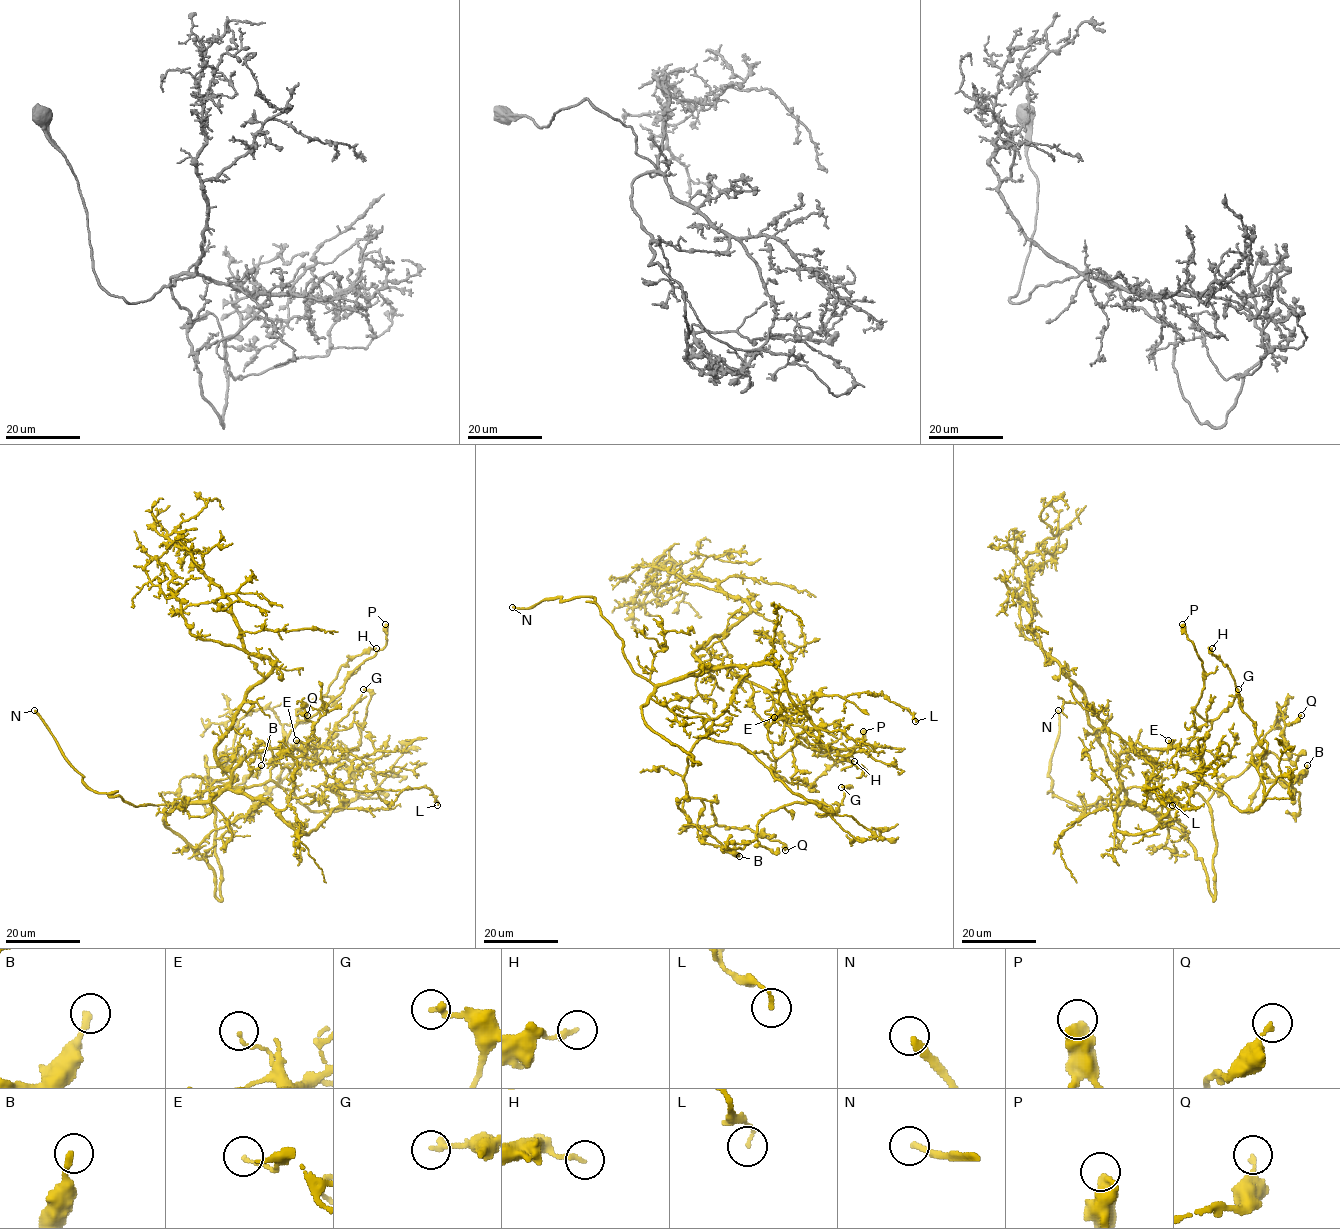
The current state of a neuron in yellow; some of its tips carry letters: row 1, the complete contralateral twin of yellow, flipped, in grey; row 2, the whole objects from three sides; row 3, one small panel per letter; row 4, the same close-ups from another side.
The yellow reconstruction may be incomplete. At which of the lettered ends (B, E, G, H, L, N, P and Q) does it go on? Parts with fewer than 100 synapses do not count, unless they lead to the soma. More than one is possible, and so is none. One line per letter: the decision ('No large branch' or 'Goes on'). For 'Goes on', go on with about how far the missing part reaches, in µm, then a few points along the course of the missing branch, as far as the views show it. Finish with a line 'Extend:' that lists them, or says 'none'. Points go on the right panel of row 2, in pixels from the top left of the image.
B: No large branch
E: No large branch
G: No large branch
H: No large branch
L: No large branch
N: Goes on. Missing length about 20 µm
P: No large branch
Q: No large branch
Extend: N

